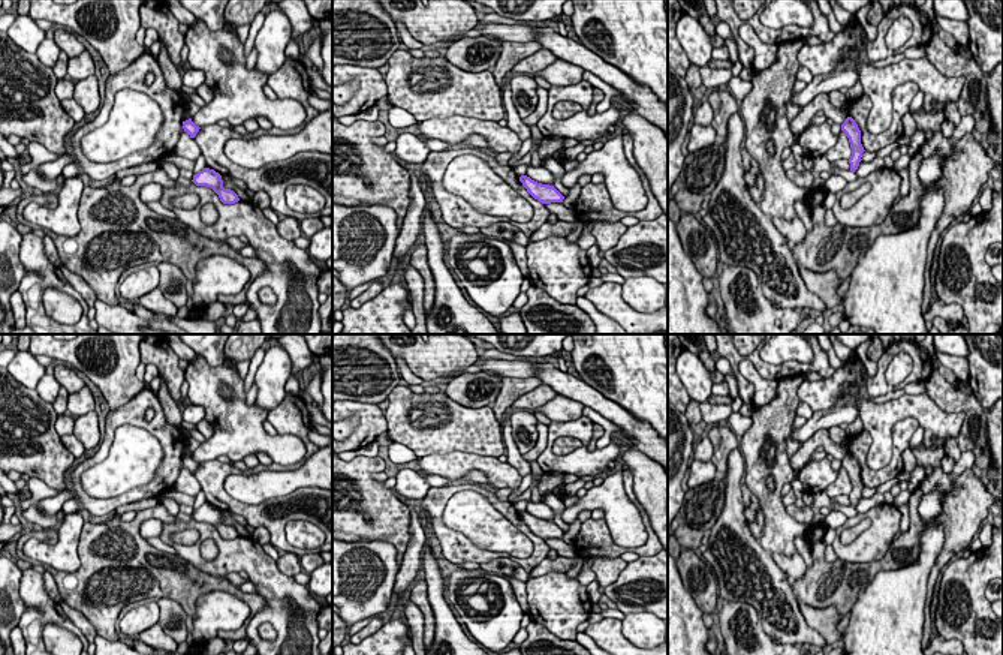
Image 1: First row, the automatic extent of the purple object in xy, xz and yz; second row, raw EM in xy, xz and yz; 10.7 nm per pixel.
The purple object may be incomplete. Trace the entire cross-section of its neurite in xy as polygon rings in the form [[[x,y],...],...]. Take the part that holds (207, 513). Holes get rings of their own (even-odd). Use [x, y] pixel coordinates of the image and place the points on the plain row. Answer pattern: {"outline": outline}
{"outline": [[[205,504],[199,507],[193,511],[192,517],[196,522],[211,523],[219,531],[223,540],[235,540],[240,537],[238,531],[234,526],[223,523],[222,511],[214,505]]]}

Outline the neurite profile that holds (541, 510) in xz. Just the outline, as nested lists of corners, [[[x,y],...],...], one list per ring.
[[[530,499],[525,511],[530,513],[531,516],[537,517],[537,519],[542,519],[542,520],[554,522],[554,517],[555,517],[555,511],[551,507],[548,507],[543,501],[542,502],[533,502]]]

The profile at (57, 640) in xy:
[[[55,624],[43,627],[42,640],[46,651],[52,655],[81,655],[82,652],[81,640],[73,633]]]

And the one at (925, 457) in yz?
[[[922,442],[912,451],[916,457],[918,466],[922,466],[924,469],[928,466],[940,468],[940,462],[946,454],[943,447],[927,448]]]

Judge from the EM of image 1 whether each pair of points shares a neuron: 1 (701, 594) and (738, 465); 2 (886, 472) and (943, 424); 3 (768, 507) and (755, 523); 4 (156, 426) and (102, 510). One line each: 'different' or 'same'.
1: different
2: different
3: different
4: same

